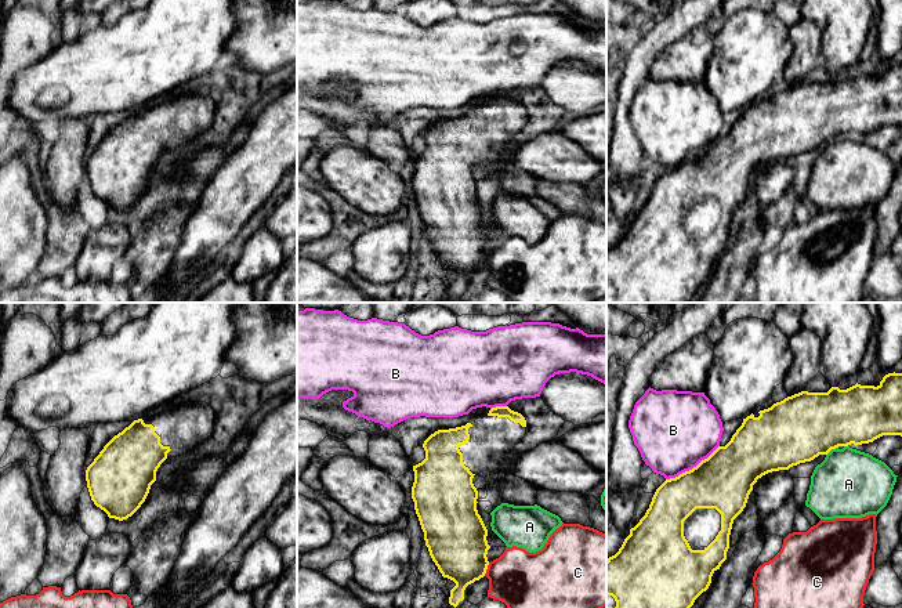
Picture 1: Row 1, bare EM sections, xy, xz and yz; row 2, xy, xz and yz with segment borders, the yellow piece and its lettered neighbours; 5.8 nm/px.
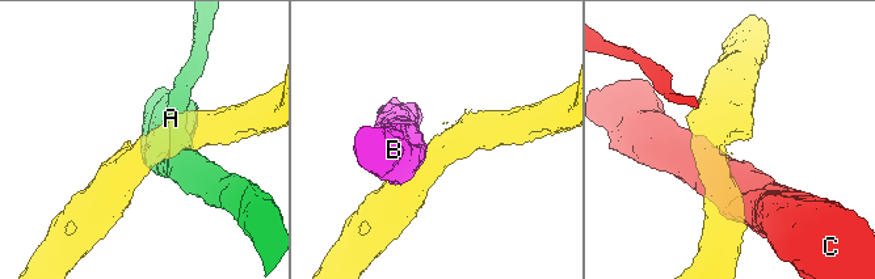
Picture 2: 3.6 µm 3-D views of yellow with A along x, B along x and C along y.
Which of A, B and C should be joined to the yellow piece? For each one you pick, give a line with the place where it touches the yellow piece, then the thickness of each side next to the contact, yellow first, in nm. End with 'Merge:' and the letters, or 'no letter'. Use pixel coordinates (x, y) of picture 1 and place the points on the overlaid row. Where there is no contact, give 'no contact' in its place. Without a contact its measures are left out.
Merge: no letter

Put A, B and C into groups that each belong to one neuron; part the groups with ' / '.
A / B / C

